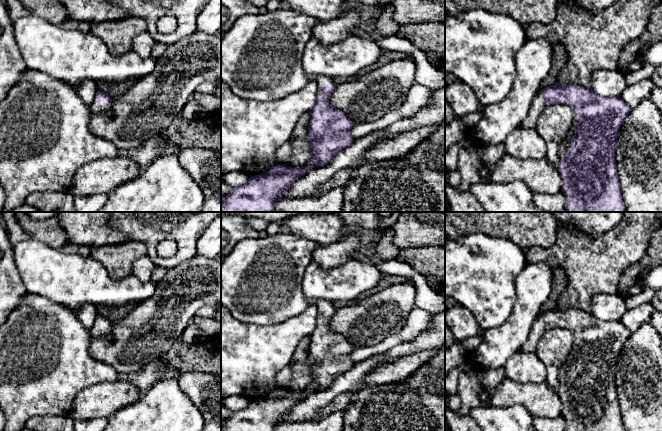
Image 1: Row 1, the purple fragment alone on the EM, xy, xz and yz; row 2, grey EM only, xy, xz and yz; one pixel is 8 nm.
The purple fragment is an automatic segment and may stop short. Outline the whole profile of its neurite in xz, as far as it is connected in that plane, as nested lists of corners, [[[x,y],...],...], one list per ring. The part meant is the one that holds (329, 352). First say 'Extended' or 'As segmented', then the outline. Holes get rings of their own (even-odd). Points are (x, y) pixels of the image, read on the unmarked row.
Extended. [[[326,300],[314,302],[317,308],[317,326],[310,335],[311,343],[308,349],[308,363],[312,368],[312,382],[314,390],[309,392],[306,389],[292,392],[287,389],[275,389],[269,395],[251,400],[249,405],[241,410],[233,412],[229,418],[221,421],[221,431],[274,431],[274,428],[282,423],[282,419],[291,408],[305,399],[310,393],[327,389],[332,382],[345,372],[349,371],[354,363],[350,354],[353,350],[343,335],[330,330],[330,321],[336,311],[333,303]]]

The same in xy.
Extended. [[[97,314],[89,333],[93,337],[103,337],[108,343],[112,341],[112,324],[108,318]]]

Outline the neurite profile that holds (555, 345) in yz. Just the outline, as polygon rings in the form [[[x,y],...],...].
[[[549,329],[541,337],[536,354],[546,367],[552,365],[559,368],[566,361],[573,341],[573,334],[568,329]]]

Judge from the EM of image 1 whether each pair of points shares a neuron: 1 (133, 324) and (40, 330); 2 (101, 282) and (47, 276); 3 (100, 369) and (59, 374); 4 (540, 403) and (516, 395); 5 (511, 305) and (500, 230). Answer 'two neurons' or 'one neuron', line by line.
1: two neurons
2: one neuron
3: one neuron
4: one neuron
5: two neurons

